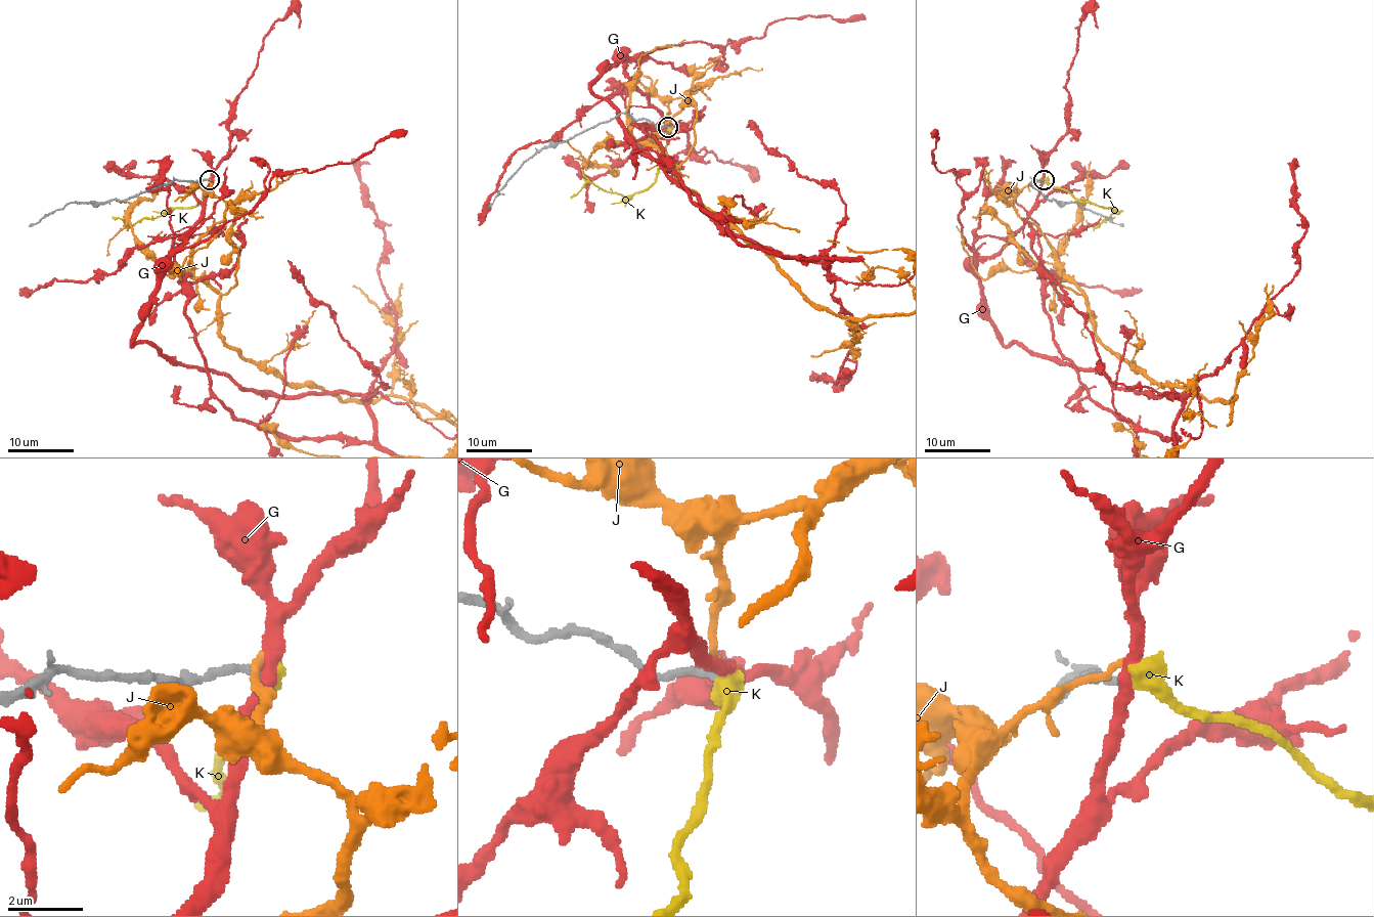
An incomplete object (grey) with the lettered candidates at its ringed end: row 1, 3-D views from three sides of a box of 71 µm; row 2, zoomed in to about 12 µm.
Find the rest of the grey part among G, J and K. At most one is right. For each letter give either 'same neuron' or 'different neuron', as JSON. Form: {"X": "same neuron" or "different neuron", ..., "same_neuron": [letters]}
{"G": "different neuron", "J": "different neuron", "K": "same neuron", "same_neuron": ["K"]}

